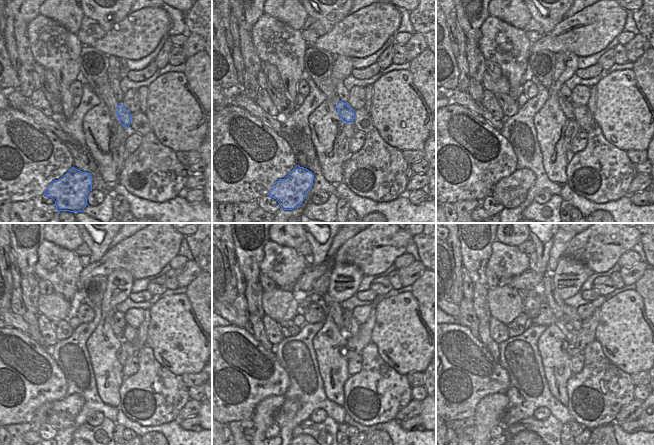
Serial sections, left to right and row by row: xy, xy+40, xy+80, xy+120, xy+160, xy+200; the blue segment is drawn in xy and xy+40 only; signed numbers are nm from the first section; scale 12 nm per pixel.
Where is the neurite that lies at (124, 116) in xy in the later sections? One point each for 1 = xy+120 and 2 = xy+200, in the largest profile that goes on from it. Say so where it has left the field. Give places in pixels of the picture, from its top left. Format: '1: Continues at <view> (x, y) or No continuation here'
1: Continues at xy+120 (118, 332)
2: Continues at xy+200 (547, 288)

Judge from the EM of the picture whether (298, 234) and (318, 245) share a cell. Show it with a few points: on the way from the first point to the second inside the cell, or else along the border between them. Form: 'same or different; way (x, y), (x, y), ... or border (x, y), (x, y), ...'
different; border (304, 233), (307, 240)

